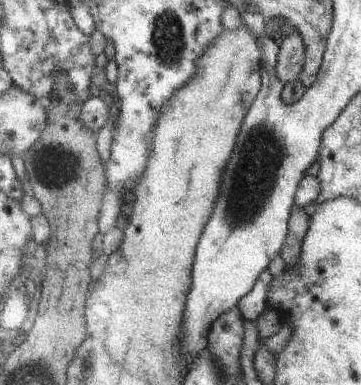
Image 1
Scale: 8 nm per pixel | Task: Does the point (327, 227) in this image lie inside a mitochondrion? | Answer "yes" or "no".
no

